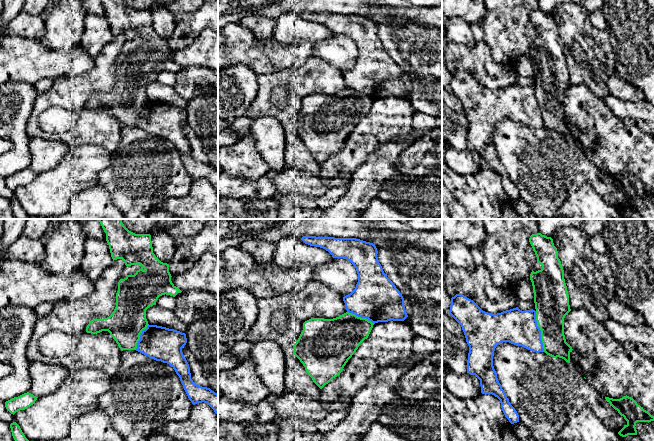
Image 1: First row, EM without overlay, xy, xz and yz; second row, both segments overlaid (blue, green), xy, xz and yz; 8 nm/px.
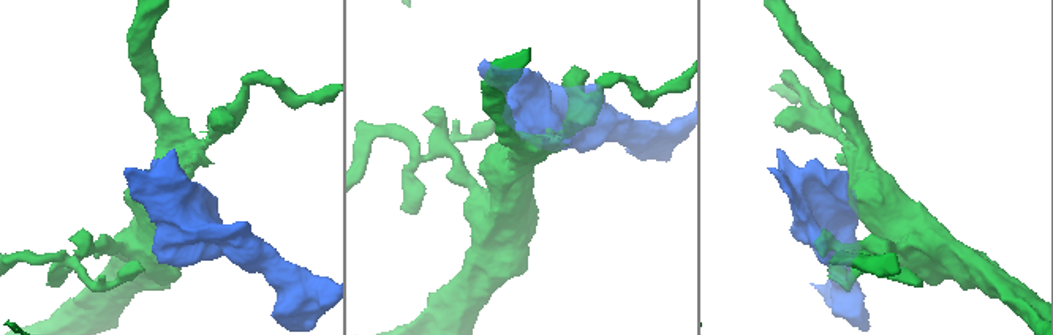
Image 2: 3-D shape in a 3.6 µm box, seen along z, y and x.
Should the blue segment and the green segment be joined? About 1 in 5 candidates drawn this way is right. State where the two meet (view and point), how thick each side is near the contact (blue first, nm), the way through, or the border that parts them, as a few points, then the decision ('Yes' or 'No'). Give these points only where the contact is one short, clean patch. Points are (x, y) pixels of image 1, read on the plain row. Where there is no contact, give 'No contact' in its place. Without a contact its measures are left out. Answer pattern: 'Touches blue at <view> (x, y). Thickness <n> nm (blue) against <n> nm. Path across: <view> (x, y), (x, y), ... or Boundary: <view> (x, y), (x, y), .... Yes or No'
Touches blue at yz (540, 107). Thickness 280 nm (blue) against 280 nm. Boundary: yz (535, 87), (536, 101), (540, 106), (540, 115), (544, 127). No

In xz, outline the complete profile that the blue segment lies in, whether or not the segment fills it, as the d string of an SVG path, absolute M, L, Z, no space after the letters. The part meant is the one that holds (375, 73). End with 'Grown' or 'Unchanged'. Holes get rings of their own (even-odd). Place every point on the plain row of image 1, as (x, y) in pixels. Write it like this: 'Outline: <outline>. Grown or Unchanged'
Outline: M303 12L301 16L325 25L333 34L347 35L356 44L356 63L343 73L347 88L374 100L404 97L408 93L402 70L378 37L375 20L356 14Z. Unchanged

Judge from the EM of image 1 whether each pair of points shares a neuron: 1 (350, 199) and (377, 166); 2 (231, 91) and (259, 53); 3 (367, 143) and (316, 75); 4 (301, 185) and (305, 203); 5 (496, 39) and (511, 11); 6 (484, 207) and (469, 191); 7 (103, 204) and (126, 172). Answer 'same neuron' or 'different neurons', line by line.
1: same neuron
2: different neurons
3: different neurons
4: different neurons
5: same neuron
6: same neuron
7: different neurons

